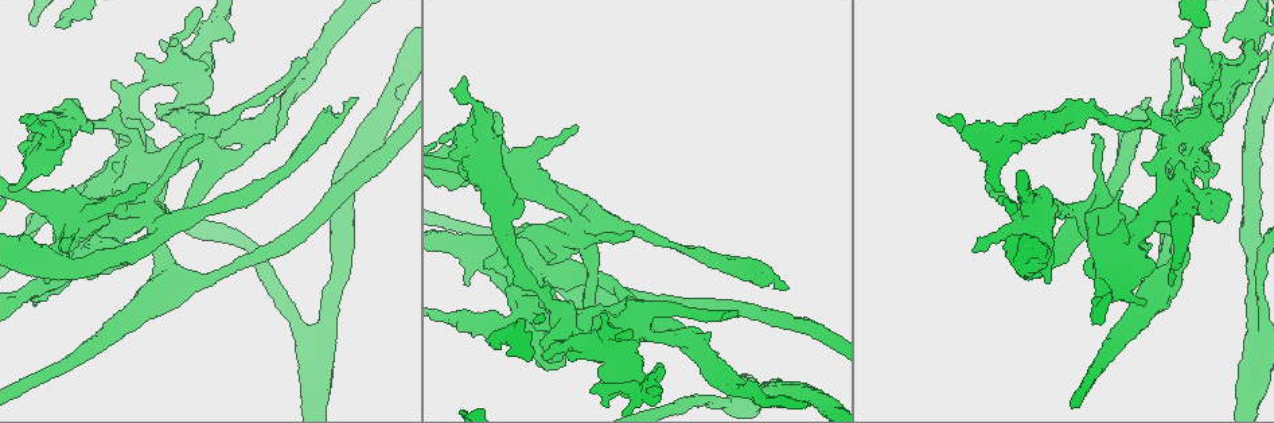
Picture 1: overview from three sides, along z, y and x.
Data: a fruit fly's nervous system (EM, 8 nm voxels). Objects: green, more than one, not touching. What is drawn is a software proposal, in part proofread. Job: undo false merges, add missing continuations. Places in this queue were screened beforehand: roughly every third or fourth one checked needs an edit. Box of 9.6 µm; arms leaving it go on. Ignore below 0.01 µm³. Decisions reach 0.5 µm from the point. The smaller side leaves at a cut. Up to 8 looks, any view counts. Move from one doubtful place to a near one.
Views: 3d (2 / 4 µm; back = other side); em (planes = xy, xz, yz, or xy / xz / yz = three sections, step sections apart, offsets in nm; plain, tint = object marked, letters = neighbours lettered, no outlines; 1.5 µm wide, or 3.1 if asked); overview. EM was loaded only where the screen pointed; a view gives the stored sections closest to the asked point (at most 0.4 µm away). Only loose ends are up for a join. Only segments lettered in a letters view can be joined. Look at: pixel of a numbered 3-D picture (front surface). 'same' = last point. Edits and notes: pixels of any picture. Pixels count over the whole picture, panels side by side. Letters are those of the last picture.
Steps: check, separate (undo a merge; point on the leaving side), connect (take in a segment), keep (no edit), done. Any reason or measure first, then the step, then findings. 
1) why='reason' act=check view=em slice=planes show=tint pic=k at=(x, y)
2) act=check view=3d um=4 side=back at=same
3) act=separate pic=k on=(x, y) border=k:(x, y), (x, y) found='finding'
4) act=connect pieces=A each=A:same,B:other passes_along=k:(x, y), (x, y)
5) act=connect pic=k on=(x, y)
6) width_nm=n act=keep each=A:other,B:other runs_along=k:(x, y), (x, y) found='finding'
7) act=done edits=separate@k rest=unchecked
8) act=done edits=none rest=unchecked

why='tapers out' act=check view=em slice=planes show=letters pic=1 at=(201, 135)

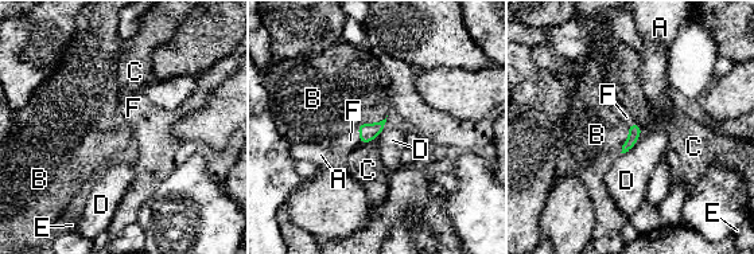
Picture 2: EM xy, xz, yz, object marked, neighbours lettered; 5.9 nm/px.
act=connect pieces=F each=A:other,B:other,C:other,D:other,E:other,F:same passes_along=2:(368, 132), (360, 136), (341, 147) found='it goes on there'

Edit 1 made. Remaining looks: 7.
why='see it whole again' act=check view=overview

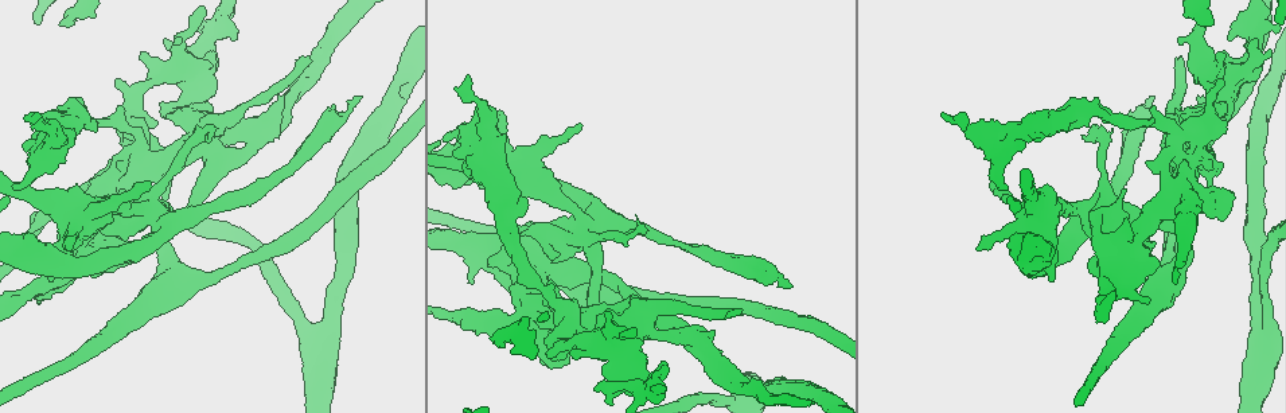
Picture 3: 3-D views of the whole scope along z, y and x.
why='end of a long branch' act=check view=em slice=planes show=tint pic=3 at=(307, 56)

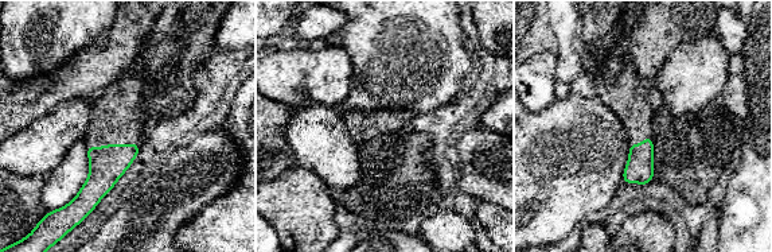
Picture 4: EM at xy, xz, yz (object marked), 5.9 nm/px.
why='see the neighbours' act=check view=em slice=planes show=letters at=same

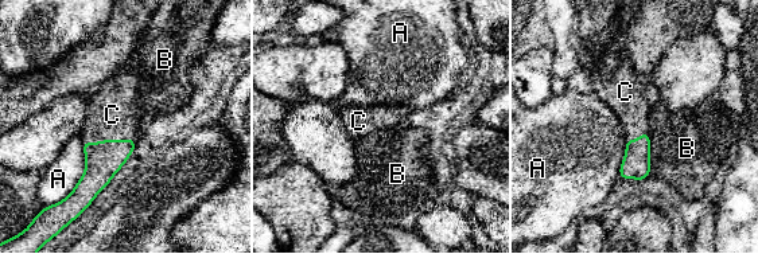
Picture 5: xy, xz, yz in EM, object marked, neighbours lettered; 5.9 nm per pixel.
act=connect pieces=C each=A:other,B:other,C:same found='it goes on there'

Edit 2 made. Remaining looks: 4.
why='calibre changes' act=check view=em slice=planes show=letters pic=3 at=(466, 98)

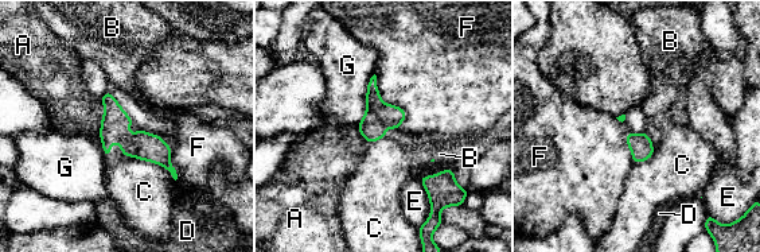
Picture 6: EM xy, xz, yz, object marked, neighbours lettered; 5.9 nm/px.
act=keep each=A:other,B:other,C:other,D:other,E:other,F:other,G:other border=6:(124, 155), (156, 162), (171, 174) found='one neuron here'

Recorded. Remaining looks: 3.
act=done edits=connect@2,connect@5 rest=unchecked

